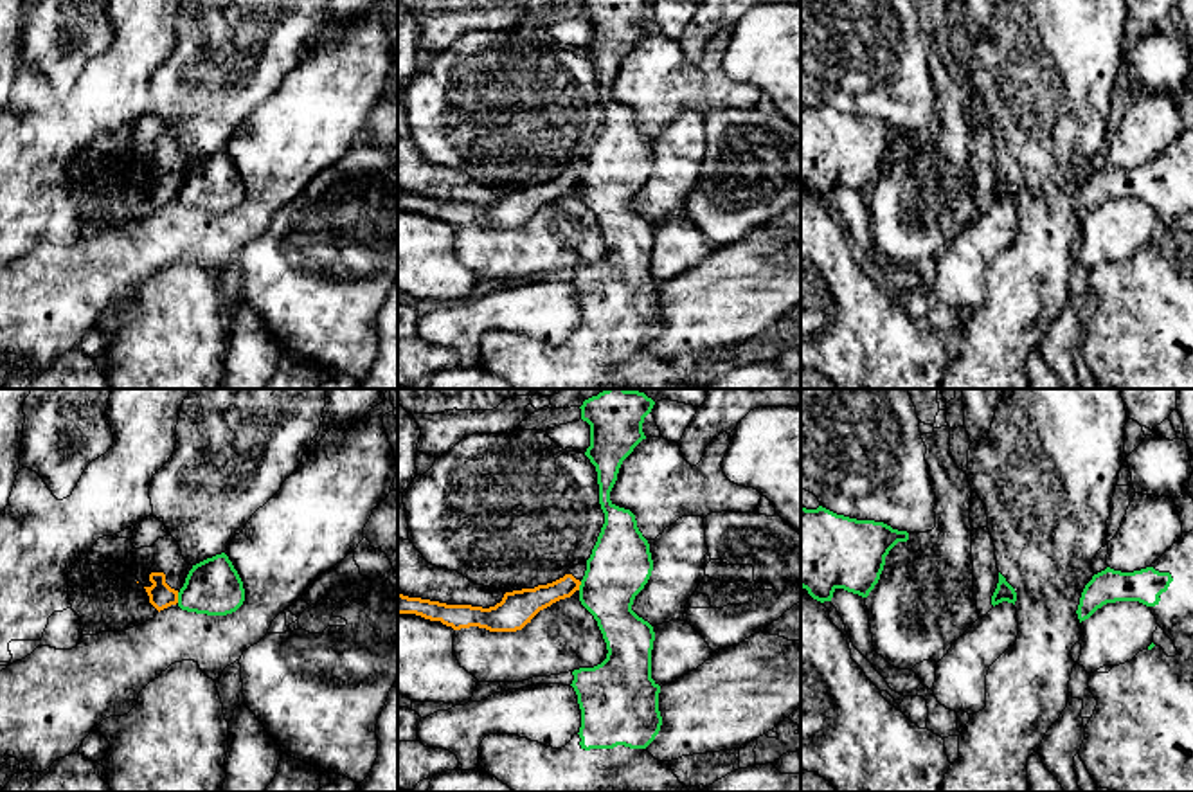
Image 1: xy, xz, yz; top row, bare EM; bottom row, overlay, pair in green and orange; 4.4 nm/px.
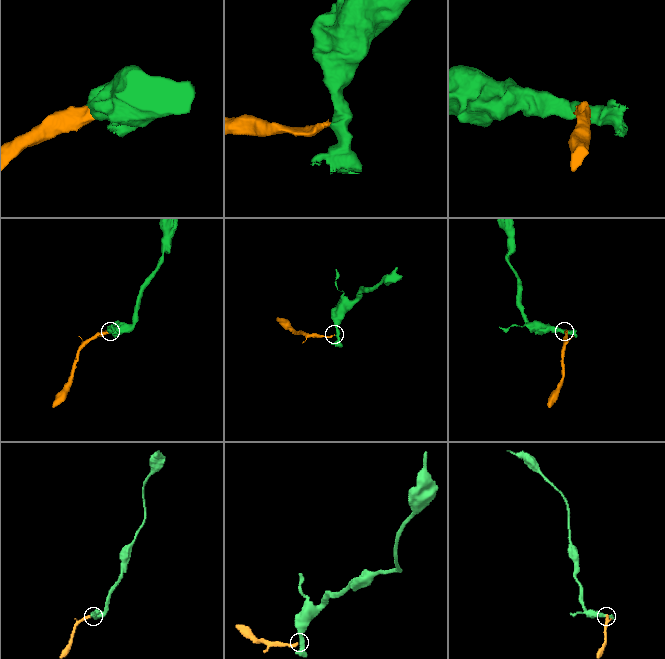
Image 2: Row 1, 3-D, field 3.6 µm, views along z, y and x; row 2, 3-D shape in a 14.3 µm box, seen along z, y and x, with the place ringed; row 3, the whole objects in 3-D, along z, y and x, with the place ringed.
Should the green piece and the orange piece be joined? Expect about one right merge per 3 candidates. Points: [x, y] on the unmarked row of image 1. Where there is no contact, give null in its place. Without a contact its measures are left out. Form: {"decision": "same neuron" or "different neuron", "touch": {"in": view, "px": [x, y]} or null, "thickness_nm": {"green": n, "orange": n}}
{"decision": "different neuron", "touch": {"in": "xy", "px": [179, 195]}, "thickness_nm": {"green": 240, "orange": 110}}

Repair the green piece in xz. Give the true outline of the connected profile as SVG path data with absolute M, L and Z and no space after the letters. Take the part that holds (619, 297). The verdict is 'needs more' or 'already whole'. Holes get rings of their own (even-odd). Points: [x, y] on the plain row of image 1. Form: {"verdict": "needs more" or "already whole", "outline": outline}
{"verdict": "needs more", "outline": "M583 0L581 16L590 22L585 52L596 63L605 121L587 157L579 198L594 212L606 239L606 256L594 265L574 266L572 284L581 306L581 324L572 337L552 346L516 331L489 331L479 344L479 367L513 389L682 389L669 358L655 356L646 344L660 328L660 283L651 275L653 223L633 207L635 193L648 180L653 157L635 112L610 97L623 58L646 36L644 14L655 0Z"}

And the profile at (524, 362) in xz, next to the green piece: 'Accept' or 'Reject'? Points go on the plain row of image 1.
Accept

